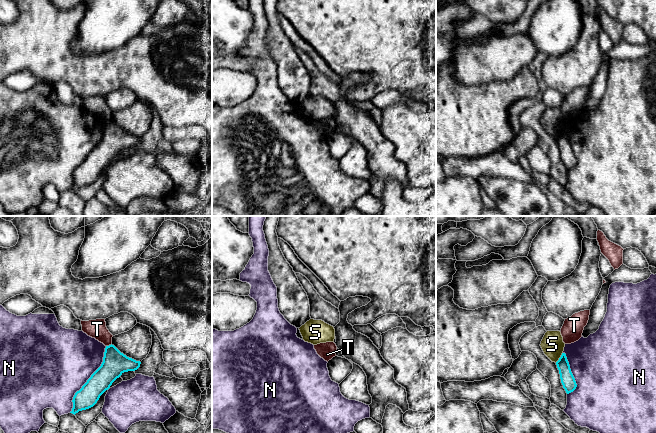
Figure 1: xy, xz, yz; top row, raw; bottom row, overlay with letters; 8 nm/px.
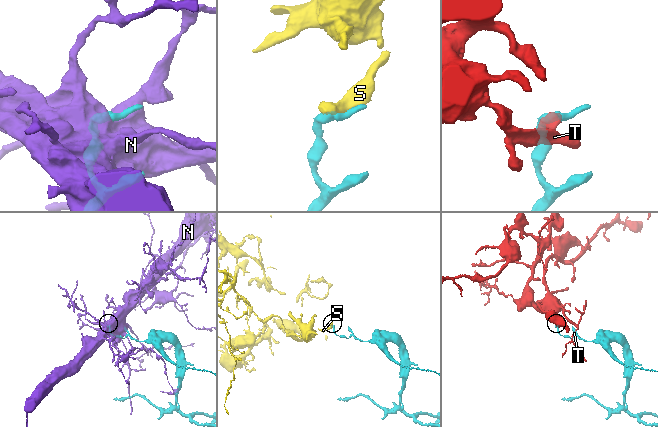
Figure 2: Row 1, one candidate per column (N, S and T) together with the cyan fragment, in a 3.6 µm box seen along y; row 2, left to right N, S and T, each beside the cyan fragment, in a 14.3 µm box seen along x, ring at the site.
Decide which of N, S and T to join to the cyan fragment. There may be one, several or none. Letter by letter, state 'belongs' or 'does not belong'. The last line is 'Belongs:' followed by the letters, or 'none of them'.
N: does not belong
S: does not belong
T: does not belong
Belongs: none of them

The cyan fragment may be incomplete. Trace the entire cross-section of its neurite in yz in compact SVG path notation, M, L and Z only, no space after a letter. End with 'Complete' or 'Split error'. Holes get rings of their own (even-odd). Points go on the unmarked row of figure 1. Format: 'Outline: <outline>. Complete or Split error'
Outline: M562 129L559 136L556 138L556 141L559 146L561 159L566 169L569 170L573 168L576 165L577 160L571 148L570 141L565 129Z. Complete

